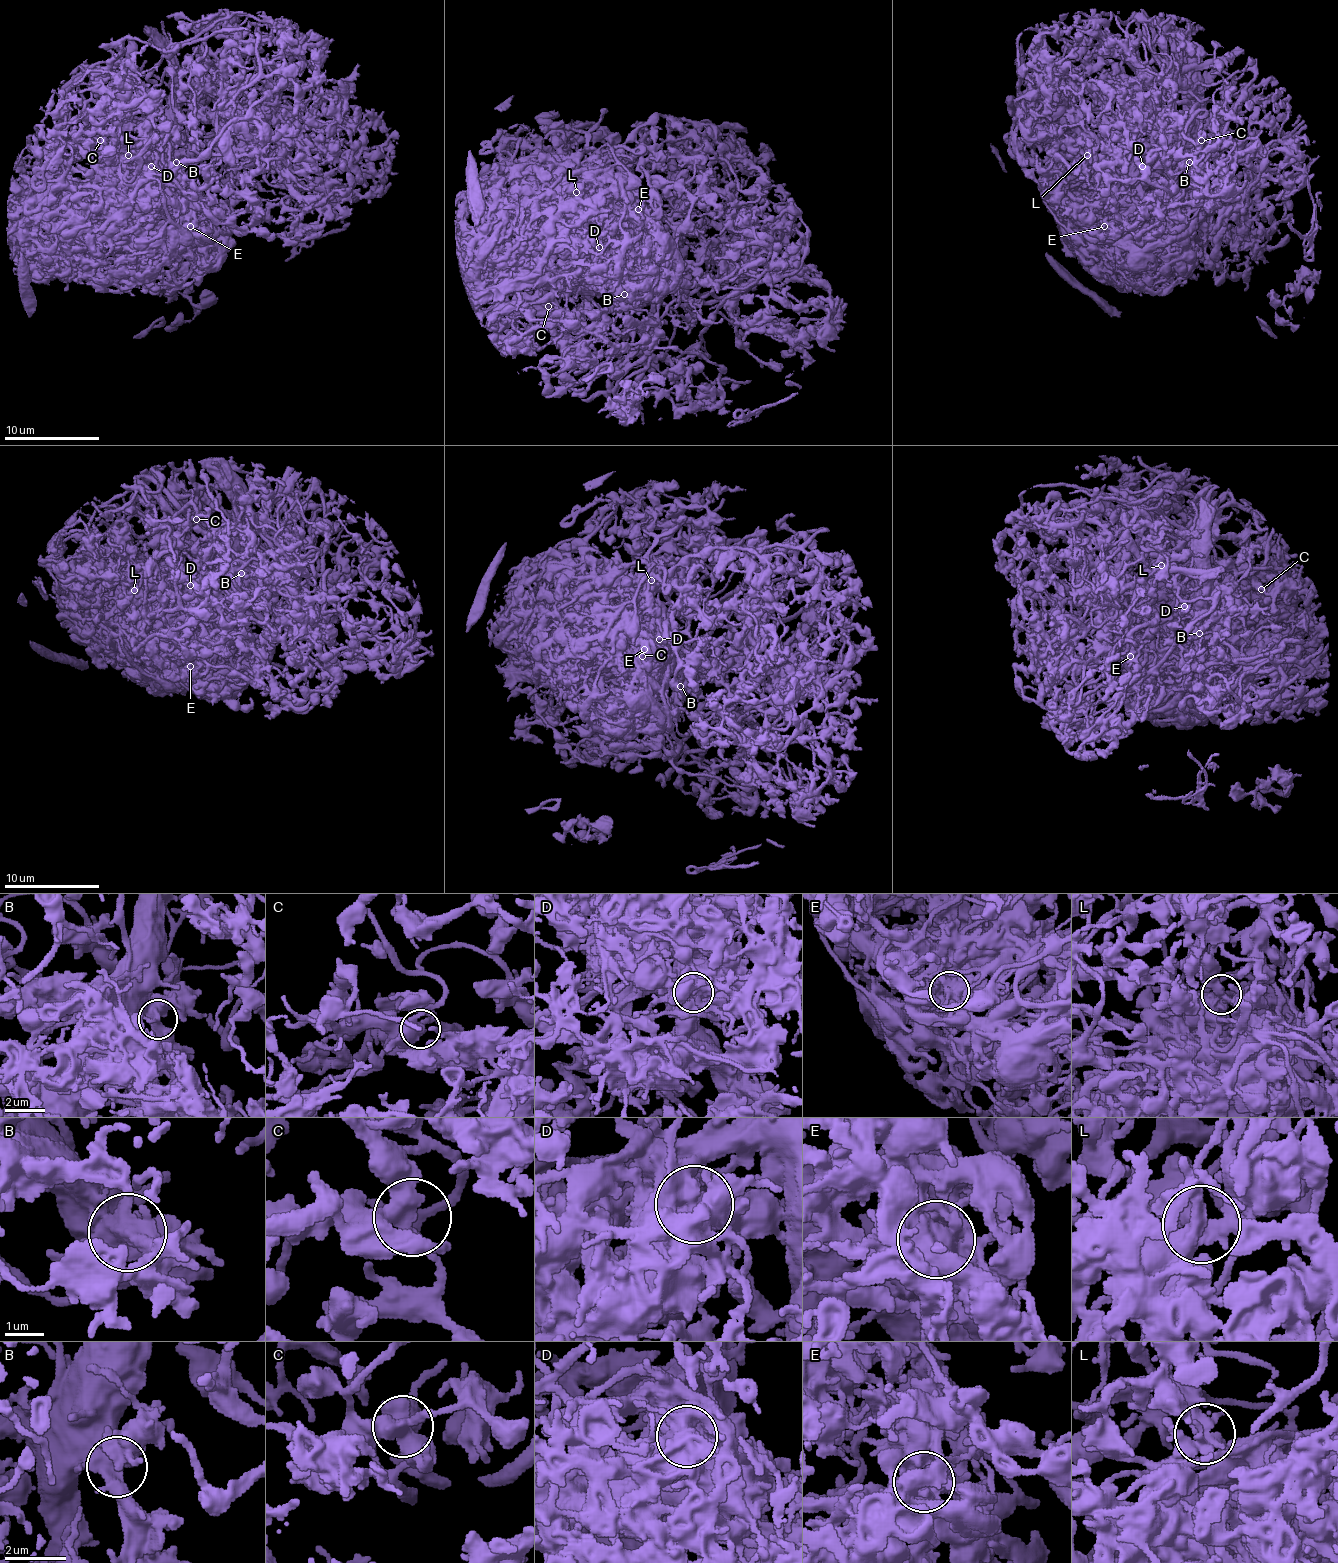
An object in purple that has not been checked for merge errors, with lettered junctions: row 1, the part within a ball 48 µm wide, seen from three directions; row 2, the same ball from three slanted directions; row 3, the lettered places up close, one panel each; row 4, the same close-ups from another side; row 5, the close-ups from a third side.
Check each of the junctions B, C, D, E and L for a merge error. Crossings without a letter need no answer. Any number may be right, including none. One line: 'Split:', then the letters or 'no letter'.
Split: D, E, L

